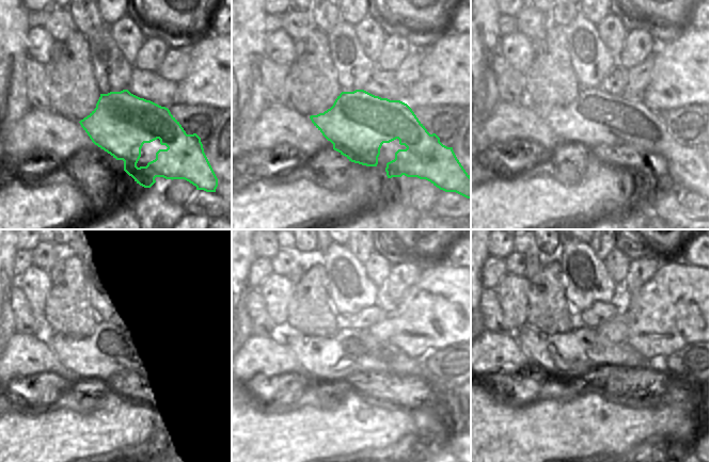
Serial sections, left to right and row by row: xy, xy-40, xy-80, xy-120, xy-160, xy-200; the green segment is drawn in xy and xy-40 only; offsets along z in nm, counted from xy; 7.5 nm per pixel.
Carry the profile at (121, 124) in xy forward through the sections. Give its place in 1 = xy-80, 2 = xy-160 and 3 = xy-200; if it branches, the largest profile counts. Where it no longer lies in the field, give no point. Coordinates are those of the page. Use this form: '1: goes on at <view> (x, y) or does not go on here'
1: goes on at xy-80 (595, 117)
2: goes on at xy-160 (334, 357)
3: goes on at xy-200 (574, 355)

